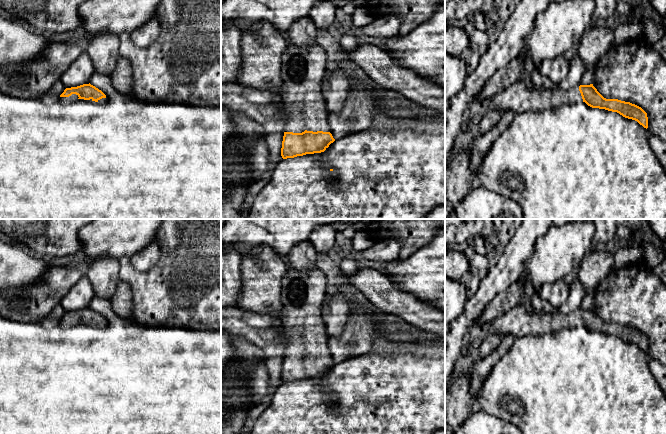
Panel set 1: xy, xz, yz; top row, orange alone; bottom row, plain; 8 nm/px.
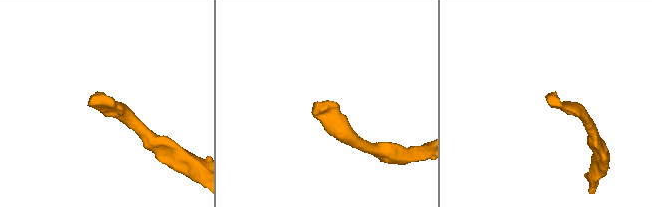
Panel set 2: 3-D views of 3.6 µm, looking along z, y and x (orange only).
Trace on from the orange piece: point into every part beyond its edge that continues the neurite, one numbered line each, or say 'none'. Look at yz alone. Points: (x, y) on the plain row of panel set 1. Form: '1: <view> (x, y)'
1: yz (518, 322)

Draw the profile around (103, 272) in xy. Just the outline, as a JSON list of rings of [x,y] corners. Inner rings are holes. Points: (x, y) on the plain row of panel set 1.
[[[95,257],[88,261],[85,276],[95,295],[110,301],[119,283],[119,261],[109,257]]]

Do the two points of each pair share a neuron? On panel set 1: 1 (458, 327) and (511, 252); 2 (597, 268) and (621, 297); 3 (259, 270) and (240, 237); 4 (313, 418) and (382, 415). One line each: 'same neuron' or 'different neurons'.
1: same neuron
2: different neurons
3: different neurons
4: same neuron

